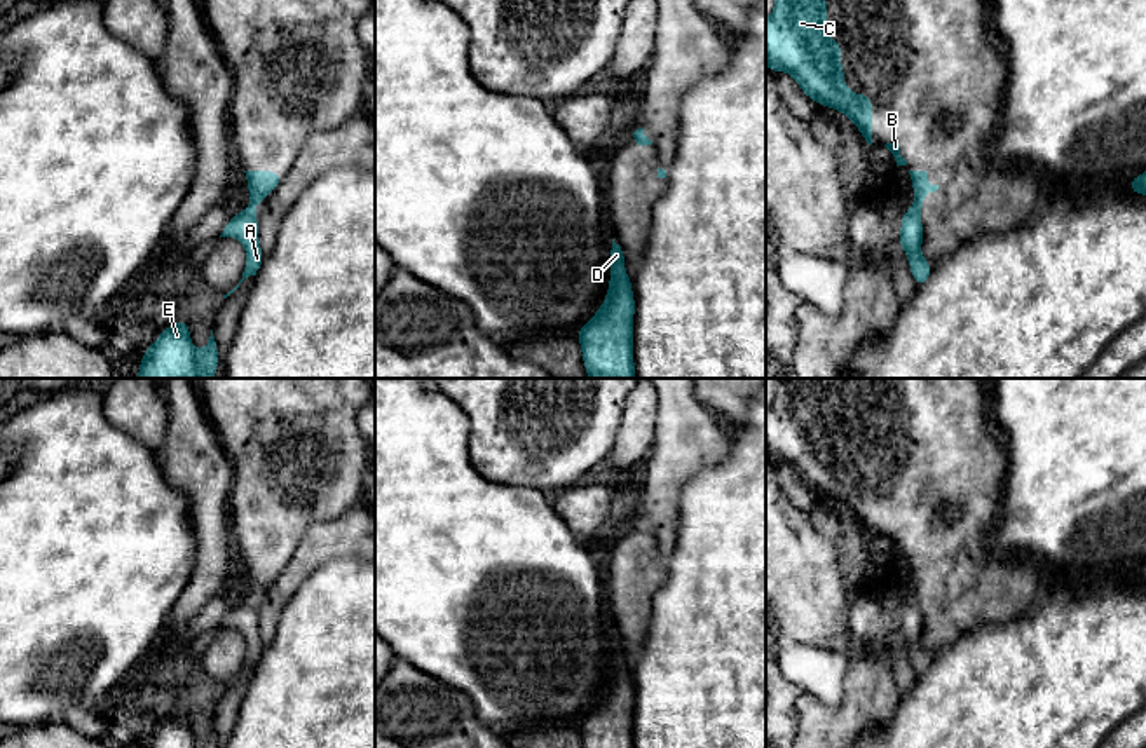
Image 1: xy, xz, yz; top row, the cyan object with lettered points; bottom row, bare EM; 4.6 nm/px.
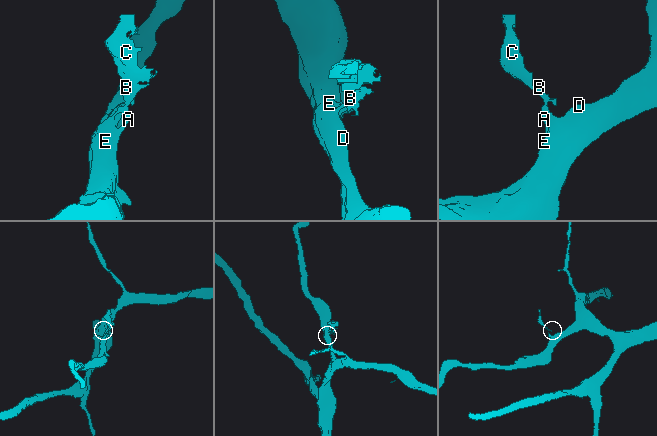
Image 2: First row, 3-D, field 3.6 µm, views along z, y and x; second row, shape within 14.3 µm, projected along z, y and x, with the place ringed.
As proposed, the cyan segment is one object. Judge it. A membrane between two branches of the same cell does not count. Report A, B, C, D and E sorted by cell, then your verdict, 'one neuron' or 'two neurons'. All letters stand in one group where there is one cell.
groups A D E / B C; two neurons

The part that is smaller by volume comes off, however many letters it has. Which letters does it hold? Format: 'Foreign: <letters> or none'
Foreign: B, C

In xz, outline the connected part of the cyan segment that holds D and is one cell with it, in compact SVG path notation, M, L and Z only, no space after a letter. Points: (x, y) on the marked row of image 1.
M612 239L605 300L576 331L590 378L637 378L633 361L635 296L624 269L624 255L626 251Z

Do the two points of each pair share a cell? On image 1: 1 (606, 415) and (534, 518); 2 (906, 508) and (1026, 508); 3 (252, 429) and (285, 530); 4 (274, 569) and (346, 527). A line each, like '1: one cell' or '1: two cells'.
1: two cells
2: two cells
3: one cell
4: two cells

